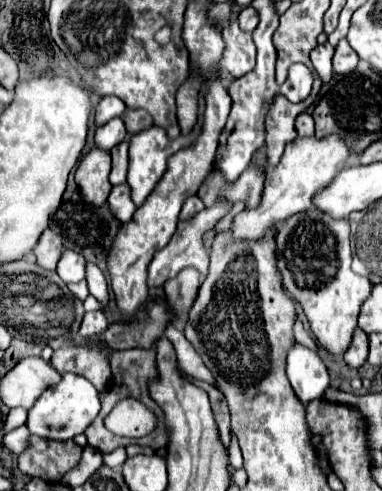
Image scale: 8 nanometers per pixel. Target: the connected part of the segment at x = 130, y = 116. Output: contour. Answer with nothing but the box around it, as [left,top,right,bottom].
[124,110,152,136]

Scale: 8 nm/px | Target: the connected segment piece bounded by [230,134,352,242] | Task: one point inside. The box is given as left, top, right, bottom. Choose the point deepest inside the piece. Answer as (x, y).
(308, 164)

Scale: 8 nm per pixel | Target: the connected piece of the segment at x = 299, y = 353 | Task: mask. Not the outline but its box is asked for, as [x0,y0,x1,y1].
[288,344,328,406]

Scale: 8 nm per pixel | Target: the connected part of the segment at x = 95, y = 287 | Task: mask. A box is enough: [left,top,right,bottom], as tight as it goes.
[86,264,108,310]

